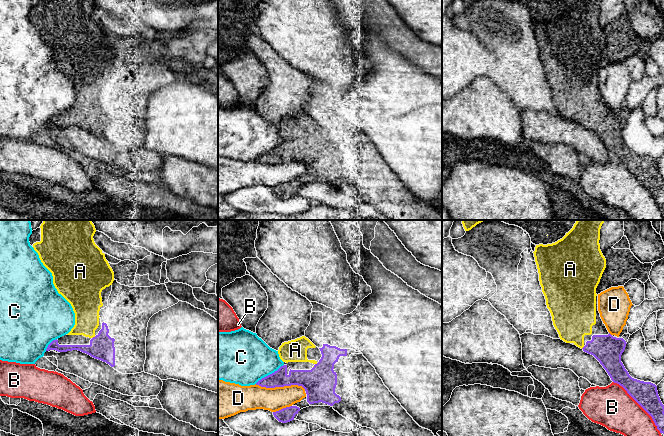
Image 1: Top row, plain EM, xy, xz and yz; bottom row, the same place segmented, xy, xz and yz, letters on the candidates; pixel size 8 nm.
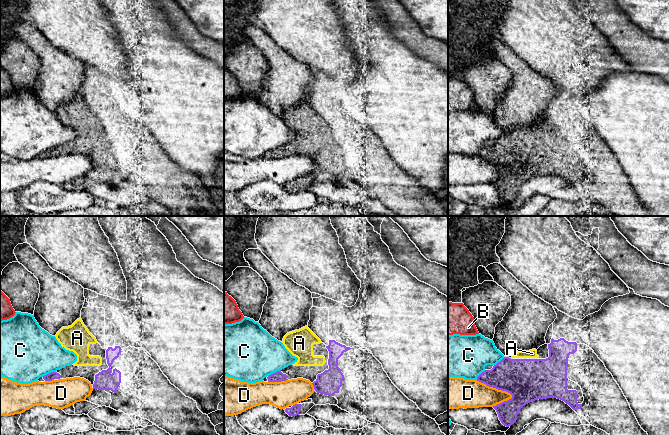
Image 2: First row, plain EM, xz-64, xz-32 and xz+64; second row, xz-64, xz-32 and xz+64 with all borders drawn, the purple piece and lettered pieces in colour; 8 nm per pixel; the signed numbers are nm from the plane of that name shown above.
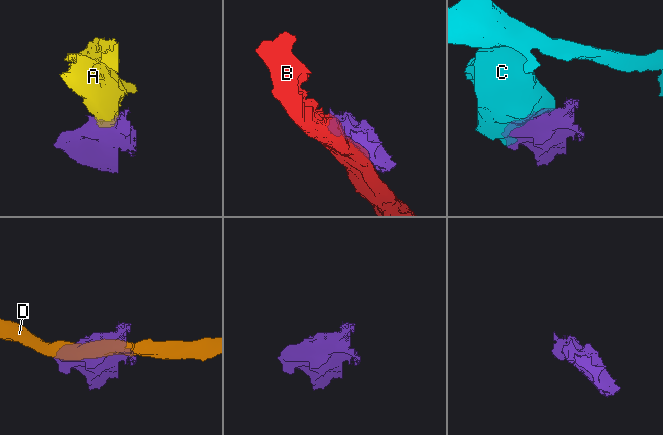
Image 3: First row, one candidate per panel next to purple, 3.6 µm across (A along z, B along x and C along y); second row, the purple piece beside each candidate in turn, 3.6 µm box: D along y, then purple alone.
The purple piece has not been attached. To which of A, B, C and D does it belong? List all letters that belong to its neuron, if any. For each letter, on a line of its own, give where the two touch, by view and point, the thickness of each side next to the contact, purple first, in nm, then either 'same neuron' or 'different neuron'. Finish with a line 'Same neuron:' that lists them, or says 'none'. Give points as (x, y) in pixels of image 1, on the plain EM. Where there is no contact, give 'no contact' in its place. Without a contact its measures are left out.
A: meets purple in xy at (93, 113); 200 nm thick on the purple side, 220 nm on the other; same neuron
B: meets purple in yz at (640, 181); 190 nm thick on the purple side, 340 nm on the other; different neuron
C: meets purple in xz at (270, 150); 140 nm thick on the purple side, 420 nm on the other; different neuron
D: meets purple in xz at (280, 162); 170 nm thick on the purple side, 200 nm on the other; different neuron
Same neuron: A

